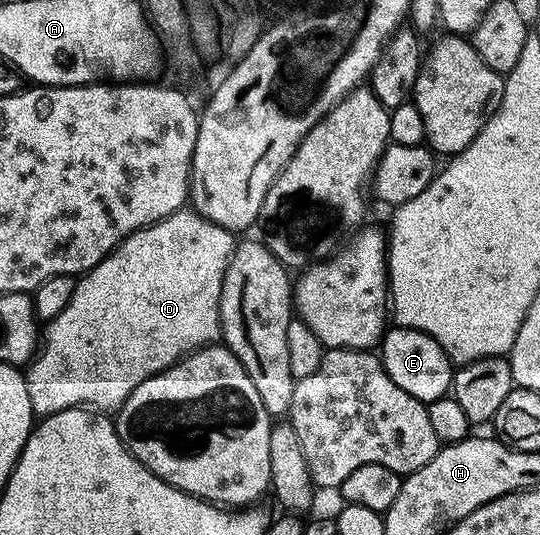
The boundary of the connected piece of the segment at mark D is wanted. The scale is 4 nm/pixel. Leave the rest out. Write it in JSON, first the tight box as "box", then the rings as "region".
{"box":[25,210,235,417],"region":[[[193,210],[180,211],[175,216],[169,216],[166,220],[161,220],[158,224],[138,232],[135,236],[128,237],[108,259],[100,262],[100,266],[96,266],[78,280],[78,288],[72,294],[72,302],[68,302],[68,310],[64,310],[64,314],[60,314],[60,318],[49,321],[47,328],[50,329],[46,332],[46,345],[43,346],[42,353],[35,358],[34,365],[25,373],[35,417],[55,416],[61,412],[67,412],[70,408],[84,408],[97,410],[102,414],[116,414],[126,405],[128,398],[132,398],[135,390],[144,386],[144,382],[148,382],[153,376],[159,376],[161,372],[167,372],[172,365],[180,363],[190,353],[213,345],[222,335],[220,294],[230,260],[234,257],[235,247],[235,233],[208,222]]]}

